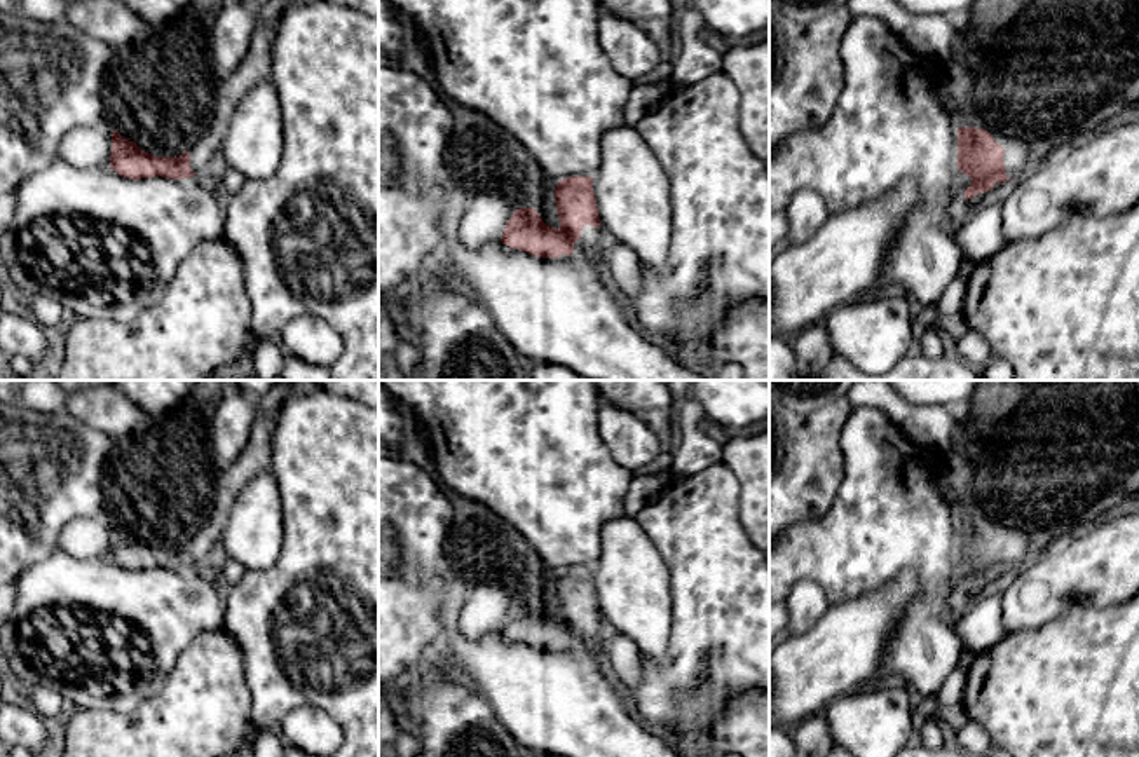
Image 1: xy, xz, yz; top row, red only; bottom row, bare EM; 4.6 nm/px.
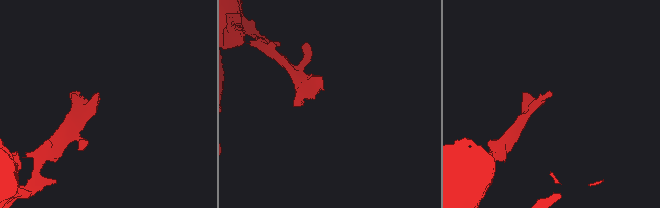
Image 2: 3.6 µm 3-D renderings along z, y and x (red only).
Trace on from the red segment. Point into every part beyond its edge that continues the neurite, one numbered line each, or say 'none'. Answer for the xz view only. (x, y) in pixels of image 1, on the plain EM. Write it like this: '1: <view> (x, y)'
1: xz (586, 641)

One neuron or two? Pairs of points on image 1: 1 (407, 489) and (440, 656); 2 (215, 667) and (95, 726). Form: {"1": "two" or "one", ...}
{"1": "two", "2": "one"}

